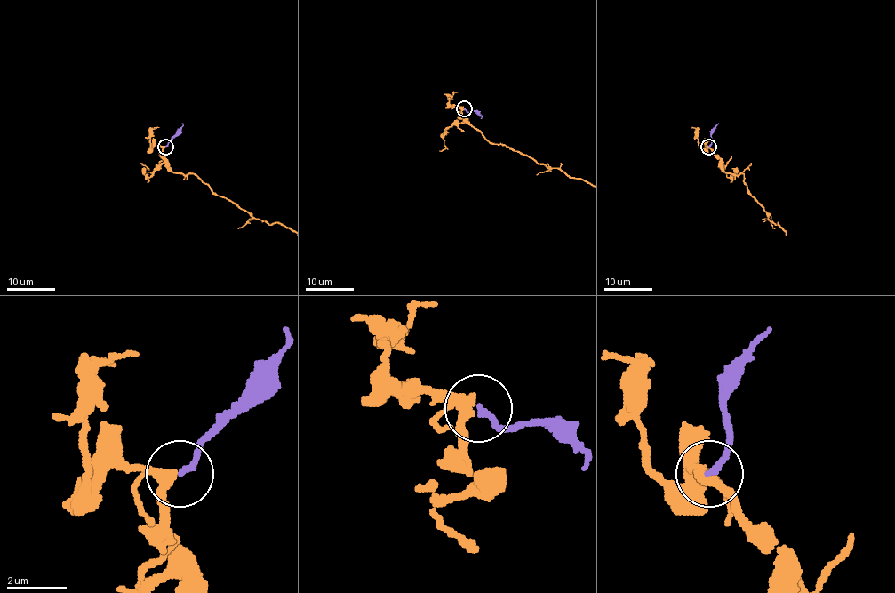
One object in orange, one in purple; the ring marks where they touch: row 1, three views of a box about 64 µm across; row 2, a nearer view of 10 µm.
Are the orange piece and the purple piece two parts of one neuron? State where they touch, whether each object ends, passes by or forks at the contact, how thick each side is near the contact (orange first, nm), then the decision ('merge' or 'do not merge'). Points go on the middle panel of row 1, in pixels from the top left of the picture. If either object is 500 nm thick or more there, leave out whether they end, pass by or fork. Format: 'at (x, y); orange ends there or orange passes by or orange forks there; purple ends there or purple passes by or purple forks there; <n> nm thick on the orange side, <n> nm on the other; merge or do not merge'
at (464, 108); orange forks there; purple ends there; 260 nm thick on the orange side, 200 nm on the other; merge

